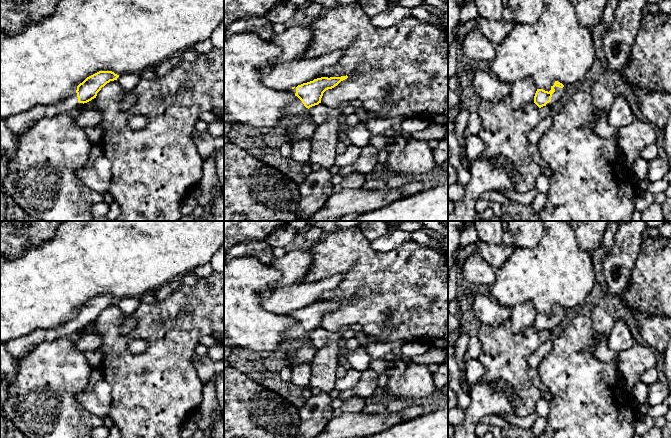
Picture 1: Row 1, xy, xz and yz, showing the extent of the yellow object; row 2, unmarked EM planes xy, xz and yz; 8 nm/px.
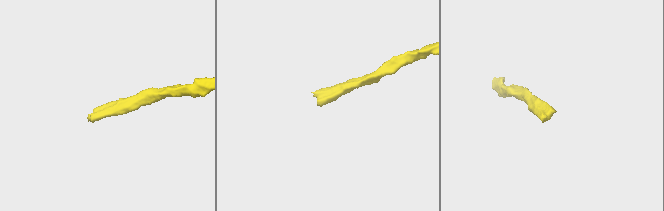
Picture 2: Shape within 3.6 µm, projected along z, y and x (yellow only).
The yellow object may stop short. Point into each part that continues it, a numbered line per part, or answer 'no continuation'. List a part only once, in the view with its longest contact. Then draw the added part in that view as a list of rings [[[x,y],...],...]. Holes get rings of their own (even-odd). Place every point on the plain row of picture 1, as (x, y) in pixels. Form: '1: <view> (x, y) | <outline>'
1: yz (558, 321) | [[[566,310],[563,312],[554,311],[555,316],[552,318],[551,325],[546,328],[547,331],[555,335],[558,333],[562,327],[564,326],[565,322],[570,316],[570,313]]]

